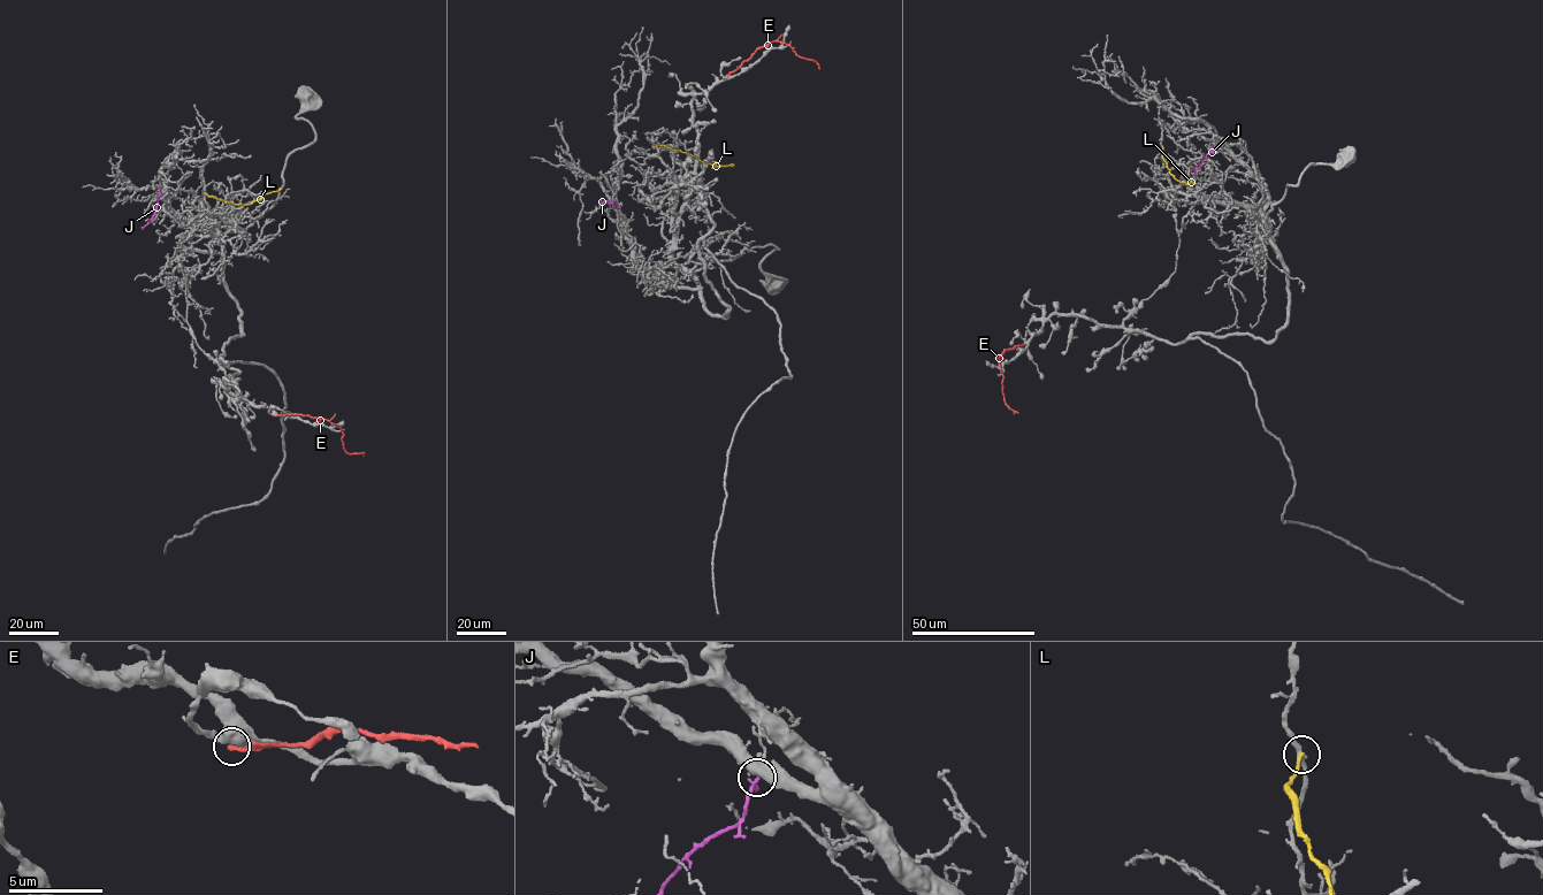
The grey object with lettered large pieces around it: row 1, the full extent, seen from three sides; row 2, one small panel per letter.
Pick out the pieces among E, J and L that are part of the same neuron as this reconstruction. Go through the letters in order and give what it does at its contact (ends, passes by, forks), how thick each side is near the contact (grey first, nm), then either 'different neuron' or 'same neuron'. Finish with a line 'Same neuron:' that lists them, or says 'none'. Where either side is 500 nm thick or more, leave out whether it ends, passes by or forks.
E: 700 nm thick on the grey side, 220 nm on the other; different neuron
J: it ends there; 460 nm thick on the grey side, 220 nm on the other; same neuron
L: it ends there; 240 nm thick on the grey side, 200 nm on the other; different neuron
Same neuron: J

